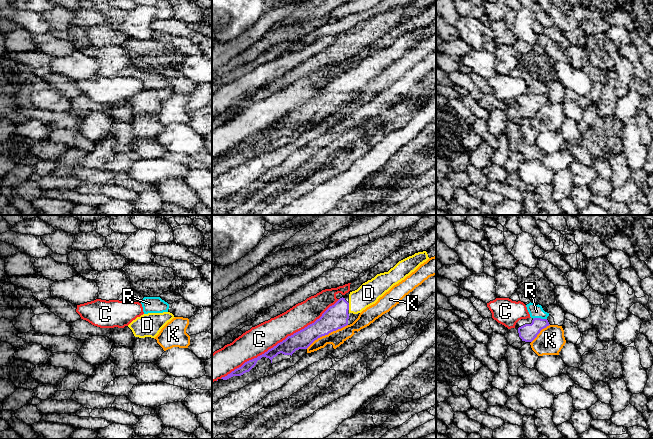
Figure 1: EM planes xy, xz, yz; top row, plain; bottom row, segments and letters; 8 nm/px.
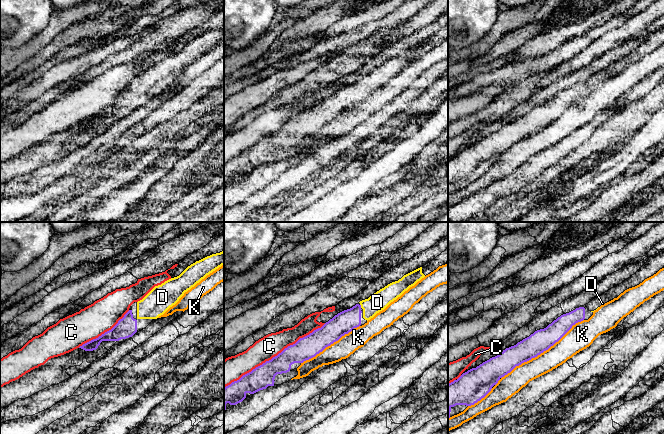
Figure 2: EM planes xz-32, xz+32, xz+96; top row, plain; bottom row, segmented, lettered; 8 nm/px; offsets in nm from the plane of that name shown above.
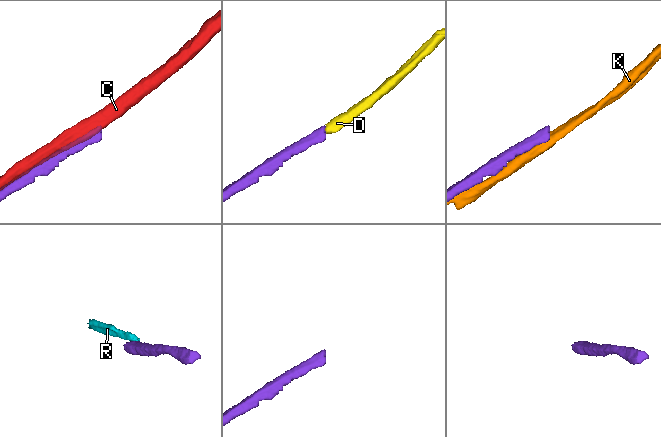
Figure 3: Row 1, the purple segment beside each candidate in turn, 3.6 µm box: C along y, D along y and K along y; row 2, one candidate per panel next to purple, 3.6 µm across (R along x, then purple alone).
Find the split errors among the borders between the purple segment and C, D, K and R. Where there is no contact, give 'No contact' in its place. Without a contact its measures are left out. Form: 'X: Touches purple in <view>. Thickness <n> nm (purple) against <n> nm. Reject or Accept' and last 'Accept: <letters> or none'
C: Touches purple in xz. Thickness 150 nm (purple) against 220 nm. Reject
D: Touches purple in xz. Thickness 190 nm (purple) against 180 nm. Accept
K: Touches purple in xz. Thickness 190 nm (purple) against 120 nm. Reject
R: Touches purple in yz. Thickness 140 nm (purple) against 110 nm. Reject
Accept: D

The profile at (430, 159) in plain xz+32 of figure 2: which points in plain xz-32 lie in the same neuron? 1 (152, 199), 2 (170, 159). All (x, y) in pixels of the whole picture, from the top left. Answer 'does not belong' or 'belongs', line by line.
1: belongs
2: does not belong

